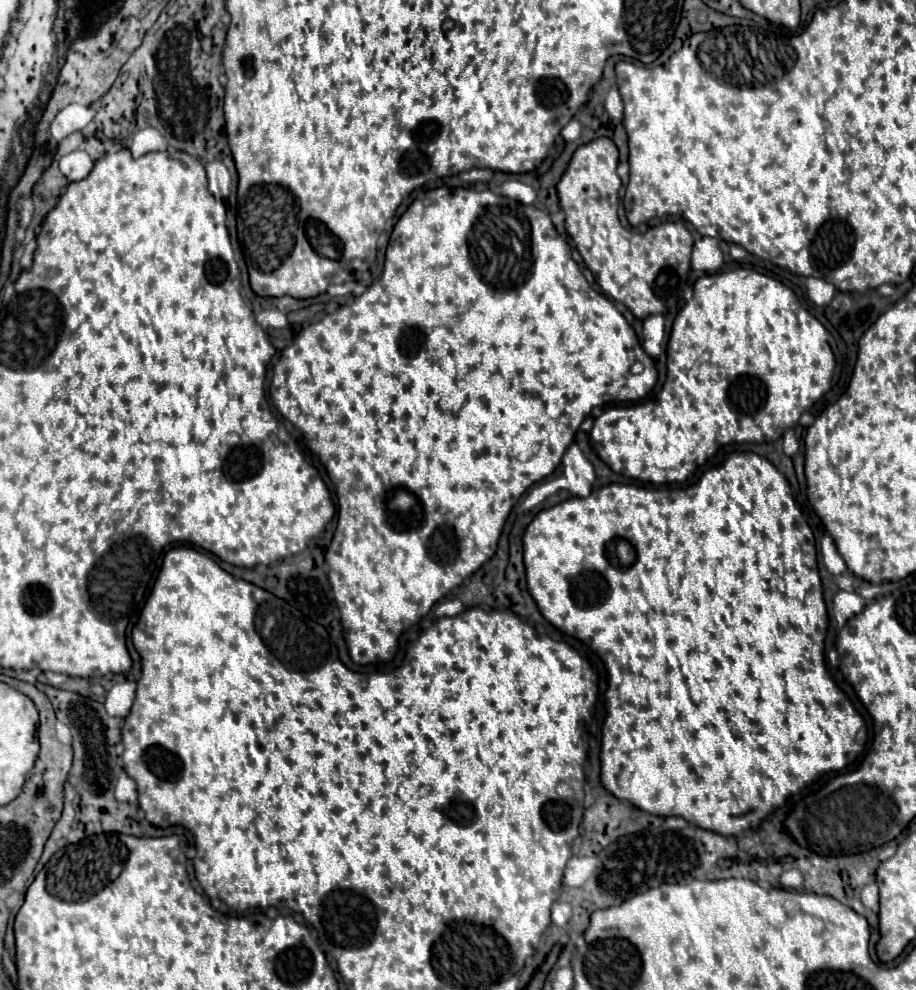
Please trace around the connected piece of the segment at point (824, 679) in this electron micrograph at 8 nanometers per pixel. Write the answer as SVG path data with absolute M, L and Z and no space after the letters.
M732 452L728 454L718 466L708 468L698 480L696 484L686 484L686 486L660 486L660 488L638 488L638 486L630 486L630 484L606 484L602 488L594 488L592 494L588 498L568 498L566 502L560 502L552 508L540 510L534 520L528 524L526 532L524 532L524 566L526 566L526 582L528 582L528 592L534 598L538 610L542 612L542 616L556 626L558 630L562 630L568 636L574 636L582 642L586 642L590 646L592 652L596 652L600 656L600 660L606 666L608 672L608 688L604 692L606 696L606 720L602 726L602 748L600 748L600 782L602 786L614 794L620 800L626 800L630 804L634 804L636 808L656 814L656 816L680 816L690 824L696 824L704 830L712 830L718 834L730 834L736 836L746 828L756 828L762 824L762 820L774 812L778 806L782 806L786 802L788 796L796 794L798 790L802 790L806 784L810 784L812 780L820 778L822 774L828 772L840 772L844 768L850 768L858 762L858 758L864 752L866 746L866 724L860 718L860 714L854 710L854 706L850 704L850 700L844 696L844 692L832 682L832 678L826 672L824 666L824 636L826 636L826 626L828 626L828 616L826 616L826 608L824 608L824 598L822 598L822 584L820 584L820 576L818 576L818 564L816 564L816 546L814 546L814 532L812 532L812 546L810 546L810 526L806 522L806 518L802 516L802 512L798 510L798 506L794 504L792 492L790 492L790 484L784 478L784 474L766 458L754 454L754 452Z

